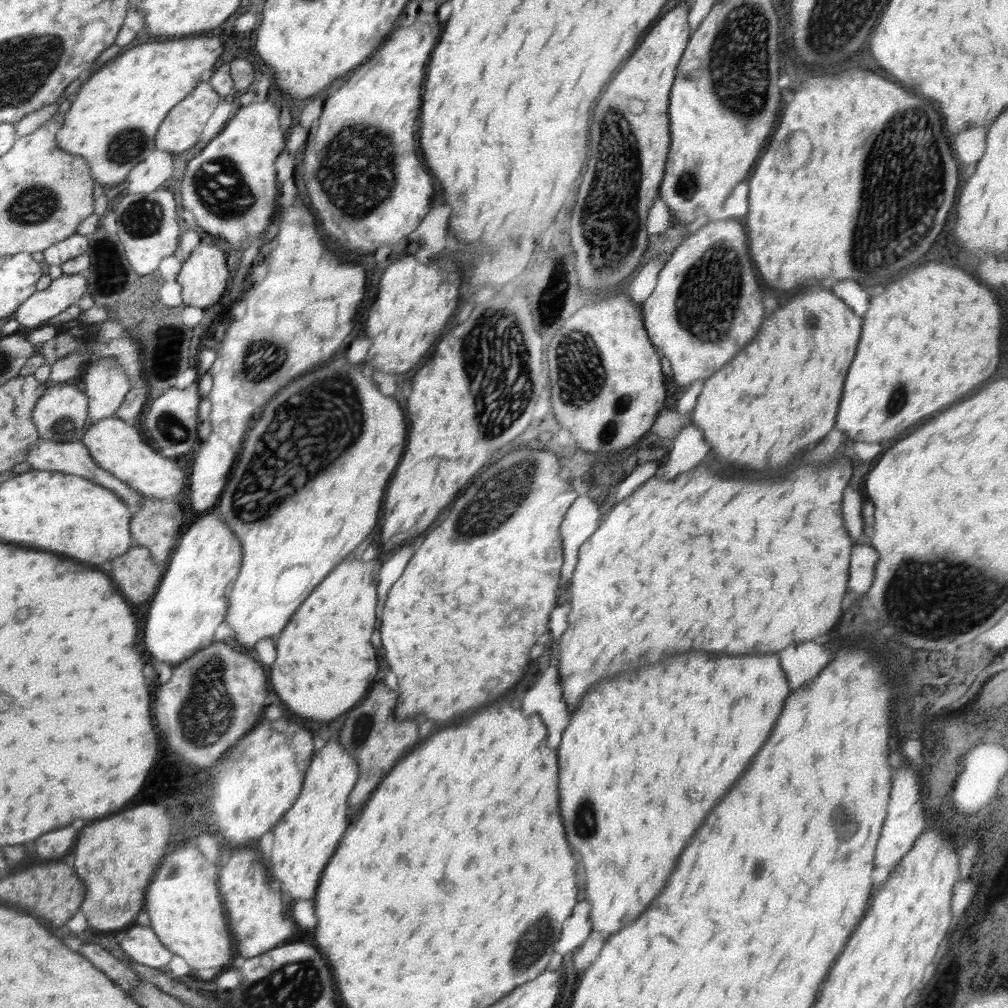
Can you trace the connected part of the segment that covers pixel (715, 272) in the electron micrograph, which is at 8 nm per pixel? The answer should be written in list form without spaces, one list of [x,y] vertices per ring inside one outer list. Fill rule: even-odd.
[[[734,219],[711,220],[696,230],[696,234],[687,234],[658,273],[656,287],[644,301],[644,328],[660,356],[670,360],[673,380],[682,388],[688,387],[694,380],[704,381],[720,371],[738,350],[752,340],[752,336],[756,336],[764,318],[762,288],[754,272],[744,228],[742,222]]]

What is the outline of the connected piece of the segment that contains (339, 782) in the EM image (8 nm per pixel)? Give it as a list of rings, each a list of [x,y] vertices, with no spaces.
[[[338,738],[312,756],[298,798],[272,828],[273,848],[267,862],[270,878],[278,882],[282,894],[287,892],[292,898],[306,899],[315,896],[322,871],[348,828],[347,802],[357,780],[358,763],[338,743]]]

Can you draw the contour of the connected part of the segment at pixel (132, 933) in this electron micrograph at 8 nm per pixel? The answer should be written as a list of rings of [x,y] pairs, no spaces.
[[[135,925],[120,937],[120,948],[129,958],[149,968],[166,966],[174,955],[160,943],[157,934],[149,926]]]

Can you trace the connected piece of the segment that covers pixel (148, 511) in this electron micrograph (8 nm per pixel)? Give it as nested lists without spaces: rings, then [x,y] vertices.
[[[146,497],[144,503],[136,508],[130,529],[137,546],[149,548],[154,561],[165,563],[179,544],[182,524],[184,514],[176,504]]]

